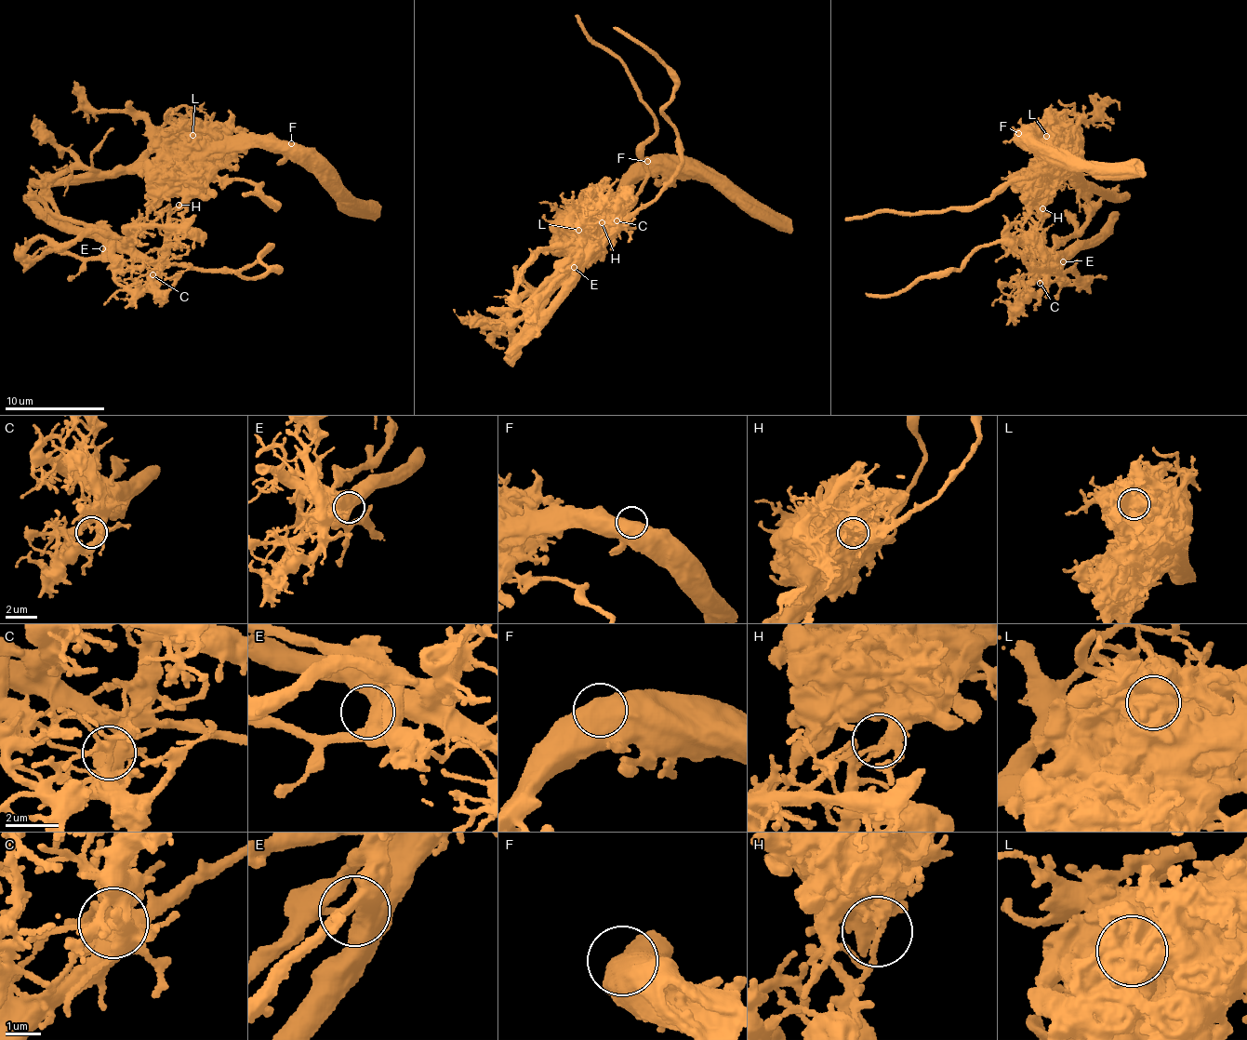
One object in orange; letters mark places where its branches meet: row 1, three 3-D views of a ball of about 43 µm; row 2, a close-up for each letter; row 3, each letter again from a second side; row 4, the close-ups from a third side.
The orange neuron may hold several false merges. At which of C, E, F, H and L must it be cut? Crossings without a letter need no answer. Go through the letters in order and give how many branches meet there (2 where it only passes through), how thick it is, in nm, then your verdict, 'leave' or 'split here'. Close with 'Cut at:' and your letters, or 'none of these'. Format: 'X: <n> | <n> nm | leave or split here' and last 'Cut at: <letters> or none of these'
C: 3 | 220 nm | leave
E: 2 | 550 nm | leave
F: 1 | 800 nm | leave
H: 3 | 120 nm | split here
L: 1 | 1400 nm | split here
Cut at: H, L

